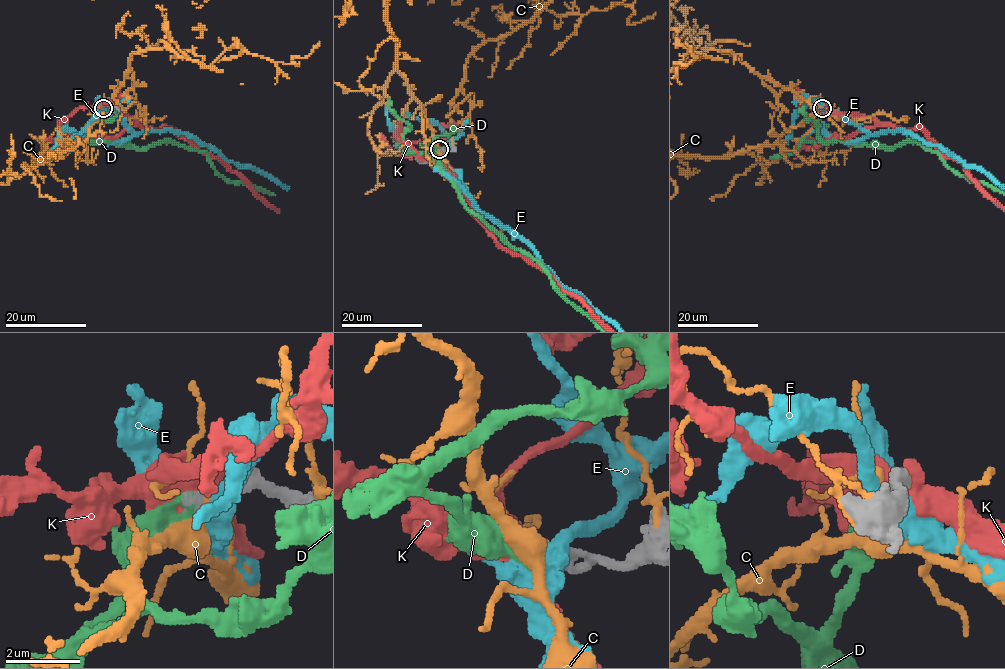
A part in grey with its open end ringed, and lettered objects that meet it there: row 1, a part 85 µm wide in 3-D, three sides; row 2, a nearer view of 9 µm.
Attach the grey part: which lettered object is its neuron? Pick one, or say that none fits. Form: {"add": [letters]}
{"add": ["D"]}

